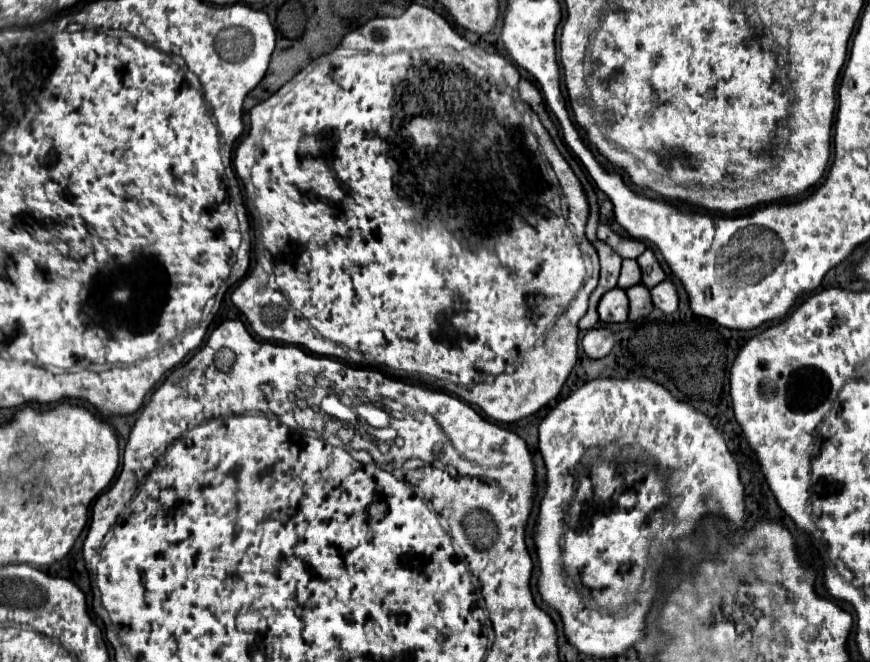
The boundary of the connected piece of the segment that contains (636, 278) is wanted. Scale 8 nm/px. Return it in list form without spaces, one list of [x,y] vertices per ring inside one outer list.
[[[630,258],[622,260],[622,272],[620,272],[618,286],[626,290],[626,288],[638,284],[640,280],[642,280],[642,270],[640,270],[638,262],[636,262],[636,260],[630,260]]]

